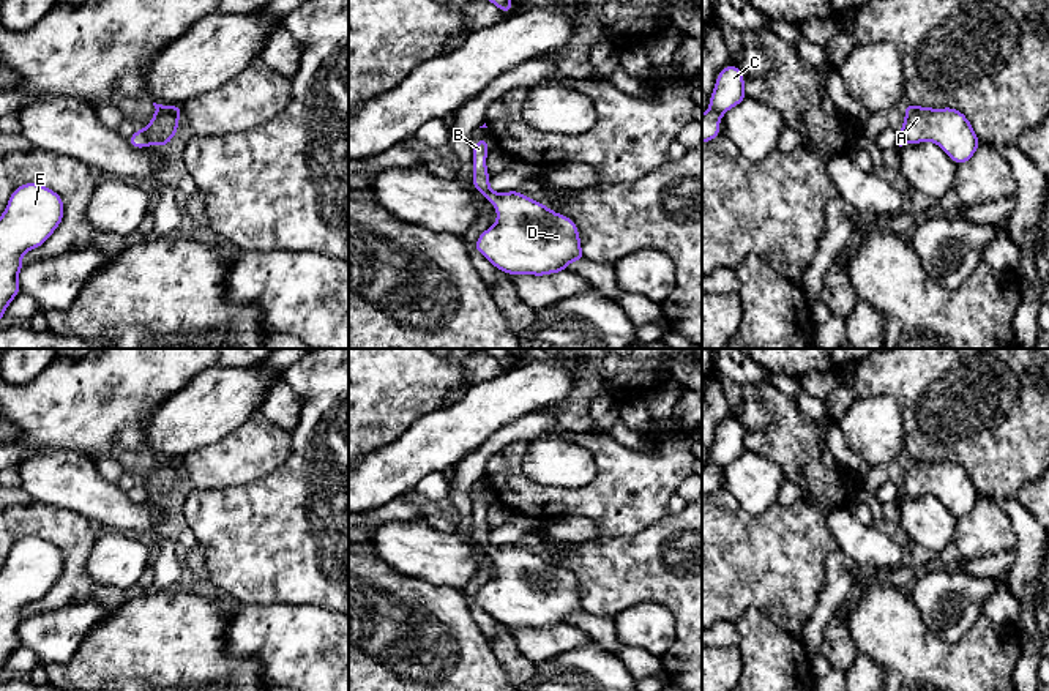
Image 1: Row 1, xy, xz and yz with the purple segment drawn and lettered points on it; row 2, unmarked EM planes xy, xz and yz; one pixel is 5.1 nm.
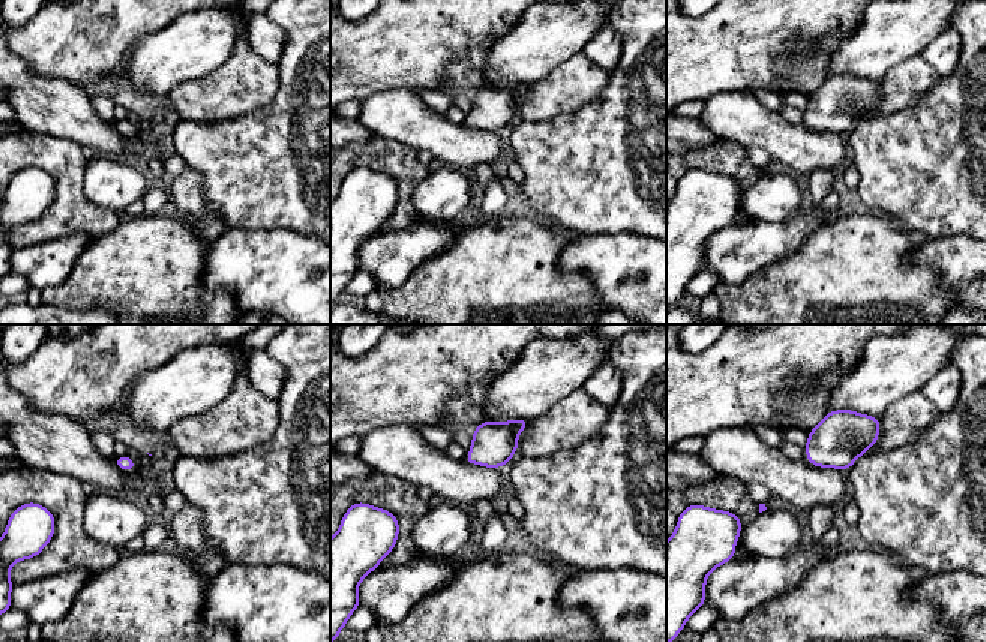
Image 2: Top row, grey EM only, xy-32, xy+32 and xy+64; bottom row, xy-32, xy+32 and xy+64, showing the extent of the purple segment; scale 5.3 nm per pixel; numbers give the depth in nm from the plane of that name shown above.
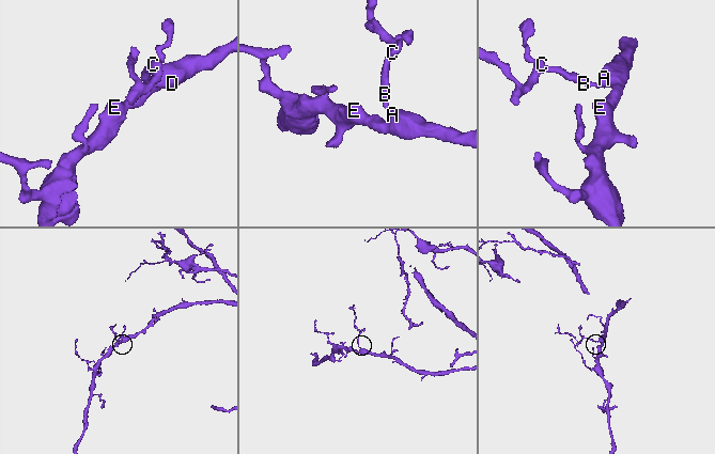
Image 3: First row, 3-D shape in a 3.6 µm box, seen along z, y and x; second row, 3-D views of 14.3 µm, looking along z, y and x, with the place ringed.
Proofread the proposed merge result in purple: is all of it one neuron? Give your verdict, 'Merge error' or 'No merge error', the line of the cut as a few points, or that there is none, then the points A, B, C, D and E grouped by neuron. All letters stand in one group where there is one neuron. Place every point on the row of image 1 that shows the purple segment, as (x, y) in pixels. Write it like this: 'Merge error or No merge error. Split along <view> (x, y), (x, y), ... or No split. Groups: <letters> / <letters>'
No merge error. No split. Groups: A B C D E

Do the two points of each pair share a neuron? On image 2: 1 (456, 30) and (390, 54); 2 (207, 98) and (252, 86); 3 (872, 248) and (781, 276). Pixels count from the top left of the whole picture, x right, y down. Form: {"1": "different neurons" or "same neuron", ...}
{"1": "same neuron", "2": "same neuron", "3": "same neuron"}

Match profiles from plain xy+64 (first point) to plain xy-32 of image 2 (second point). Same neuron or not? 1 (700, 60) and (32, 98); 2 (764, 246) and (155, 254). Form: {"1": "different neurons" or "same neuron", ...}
{"1": "different neurons", "2": "different neurons"}

